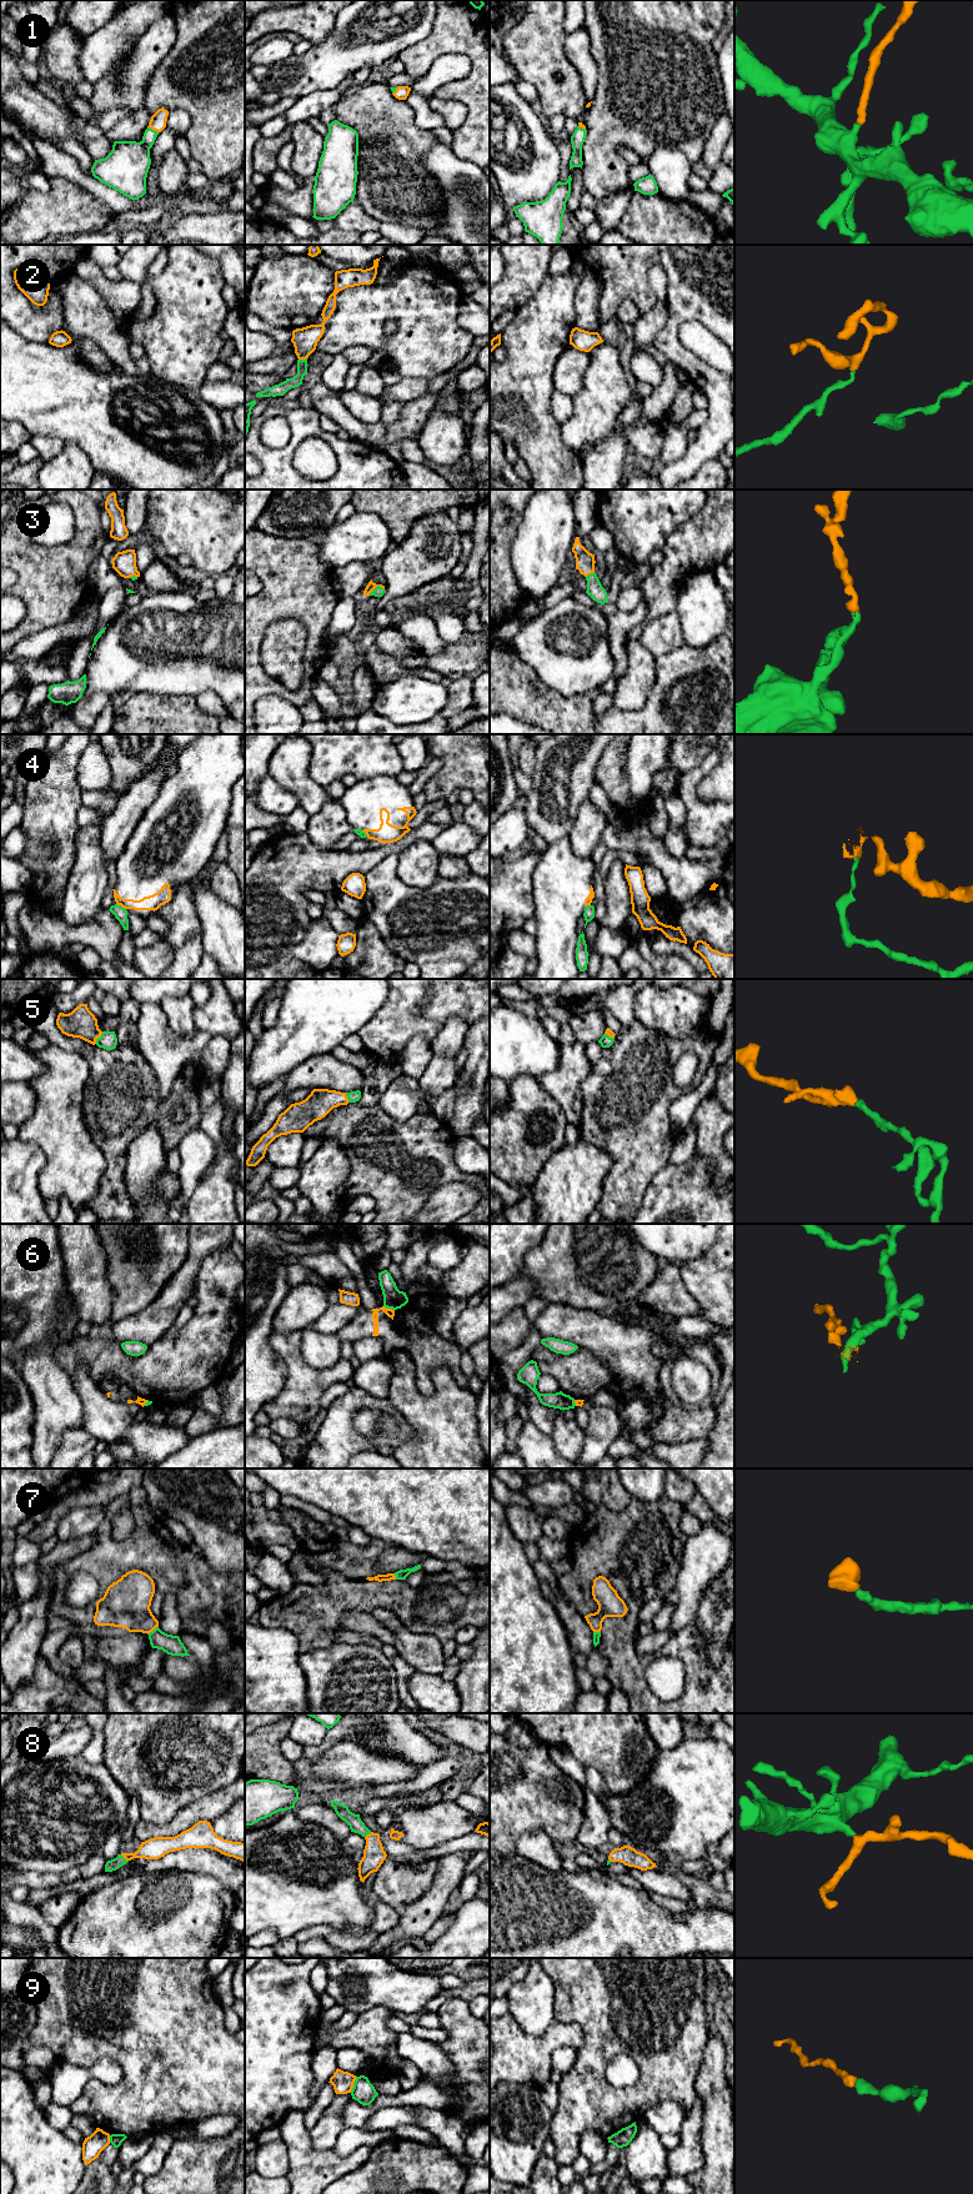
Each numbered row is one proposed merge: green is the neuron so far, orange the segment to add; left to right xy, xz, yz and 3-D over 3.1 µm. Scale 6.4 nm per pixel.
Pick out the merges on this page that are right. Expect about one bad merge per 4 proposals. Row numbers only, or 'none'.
1, 2, 3, 5, 7, 8

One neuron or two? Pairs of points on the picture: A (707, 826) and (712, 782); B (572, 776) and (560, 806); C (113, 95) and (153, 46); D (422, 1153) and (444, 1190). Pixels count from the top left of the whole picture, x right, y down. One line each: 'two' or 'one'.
A: two
B: one
C: one
D: two

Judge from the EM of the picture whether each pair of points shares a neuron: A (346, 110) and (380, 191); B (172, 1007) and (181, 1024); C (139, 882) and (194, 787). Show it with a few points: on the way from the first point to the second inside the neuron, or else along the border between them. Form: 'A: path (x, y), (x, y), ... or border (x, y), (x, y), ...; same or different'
A: path (366, 129), (380, 142), (380, 171); same
B: path (176, 1010), (180, 1020); same
C: path (166, 867), (181, 855), (199, 824), (196, 814); same

